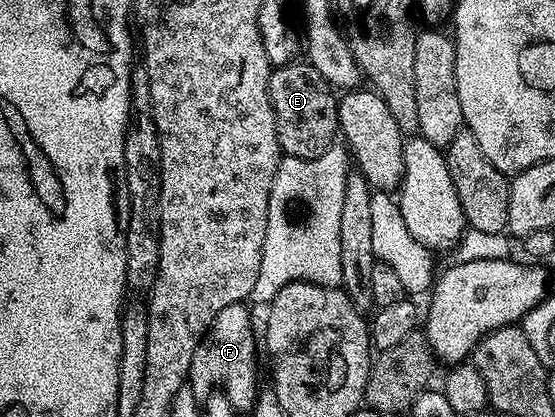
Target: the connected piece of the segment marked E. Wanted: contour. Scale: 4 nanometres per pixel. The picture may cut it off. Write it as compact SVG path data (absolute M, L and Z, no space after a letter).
M306 61L286 63L271 68L269 77L269 101L273 105L273 117L277 125L277 141L284 156L311 159L321 157L336 142L339 130L339 99L330 83L321 77L317 69Z

